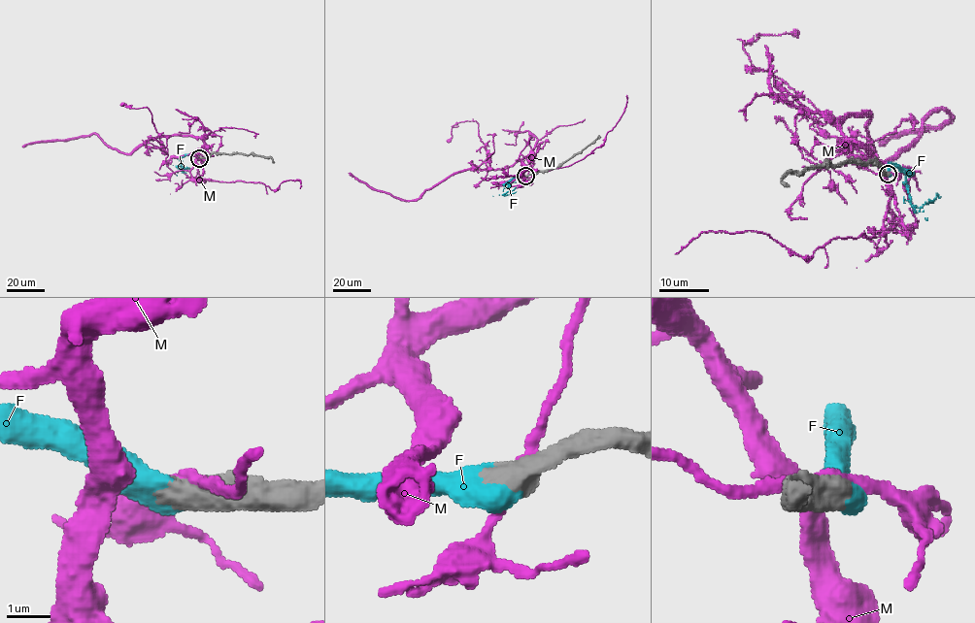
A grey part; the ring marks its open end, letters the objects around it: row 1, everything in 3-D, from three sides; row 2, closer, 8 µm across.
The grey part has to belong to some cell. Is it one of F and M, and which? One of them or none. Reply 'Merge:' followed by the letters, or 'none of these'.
Merge: F

